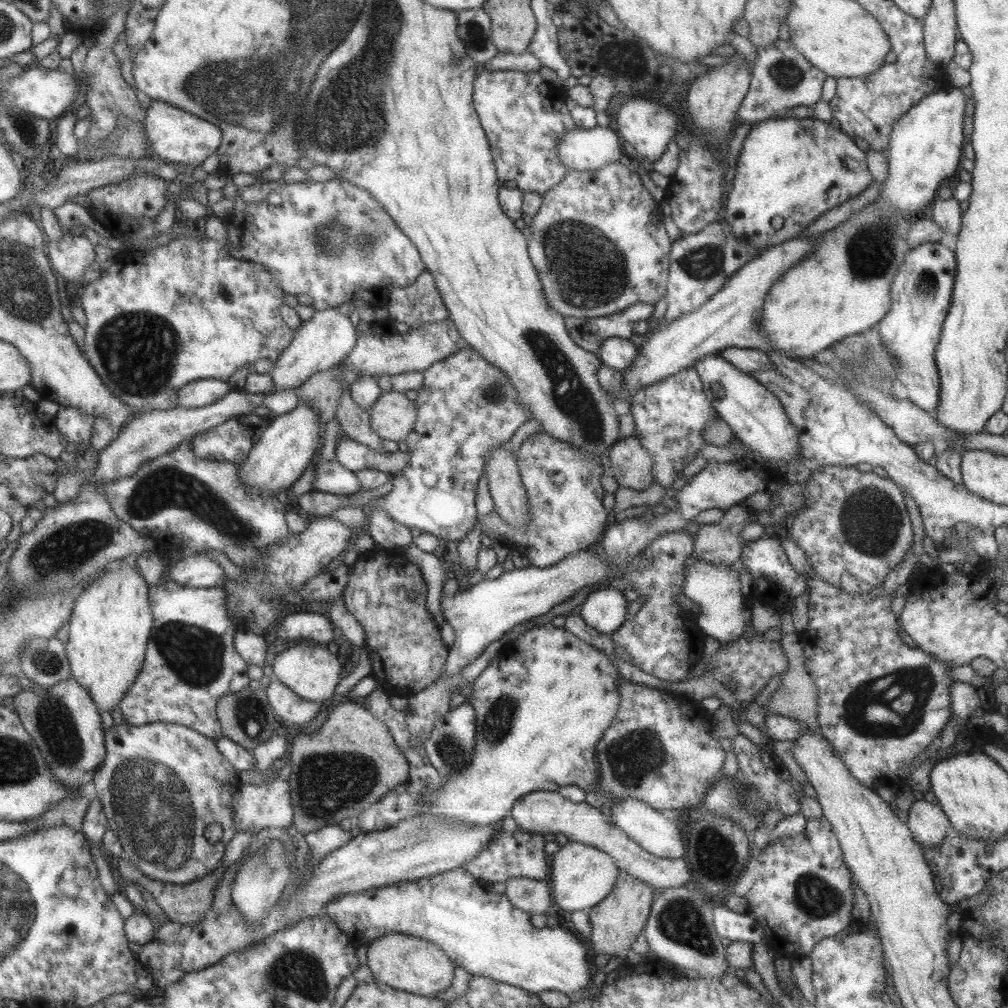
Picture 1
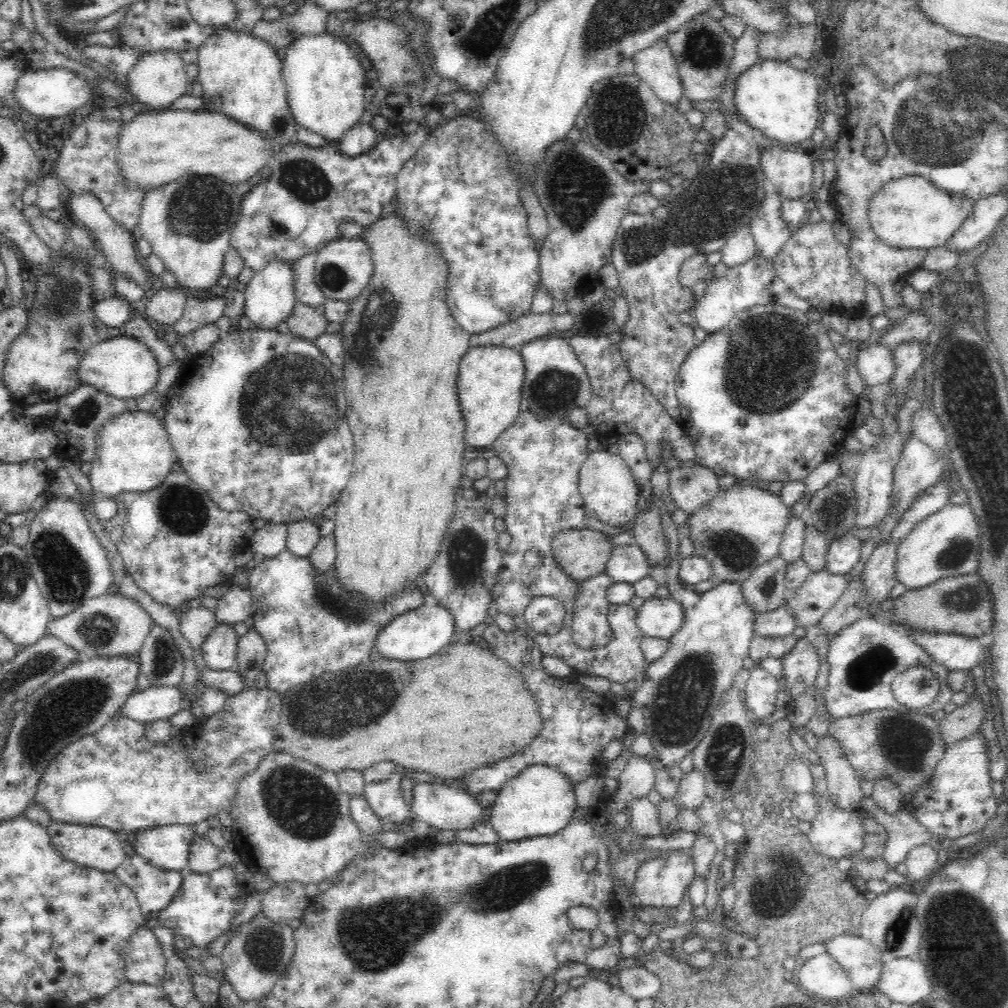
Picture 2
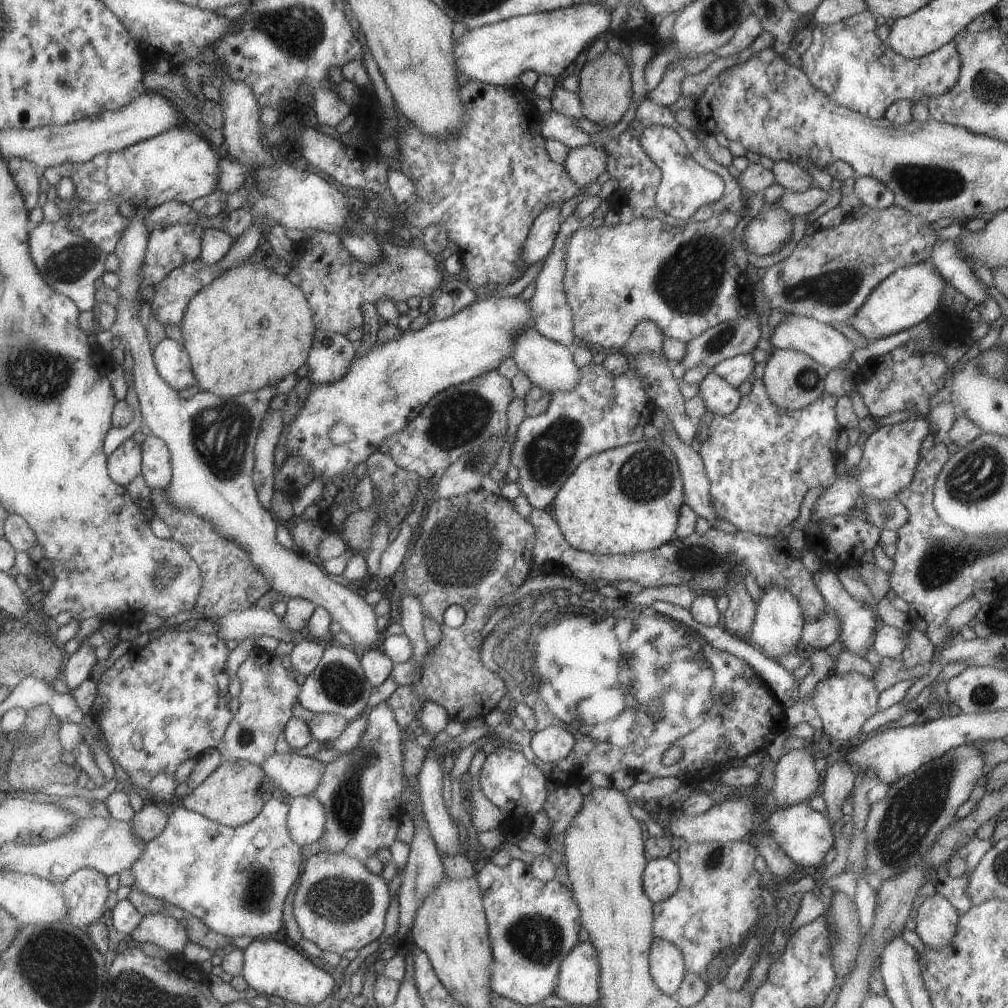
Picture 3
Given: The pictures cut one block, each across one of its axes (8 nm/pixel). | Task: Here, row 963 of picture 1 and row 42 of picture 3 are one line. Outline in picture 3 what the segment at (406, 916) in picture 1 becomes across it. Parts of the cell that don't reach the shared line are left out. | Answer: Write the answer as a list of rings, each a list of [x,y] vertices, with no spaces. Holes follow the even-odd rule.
[[[584,2],[468,30],[454,41],[456,70],[470,80],[502,87],[520,86],[520,75],[530,70],[558,78],[584,48],[611,32],[612,12],[604,4]]]

